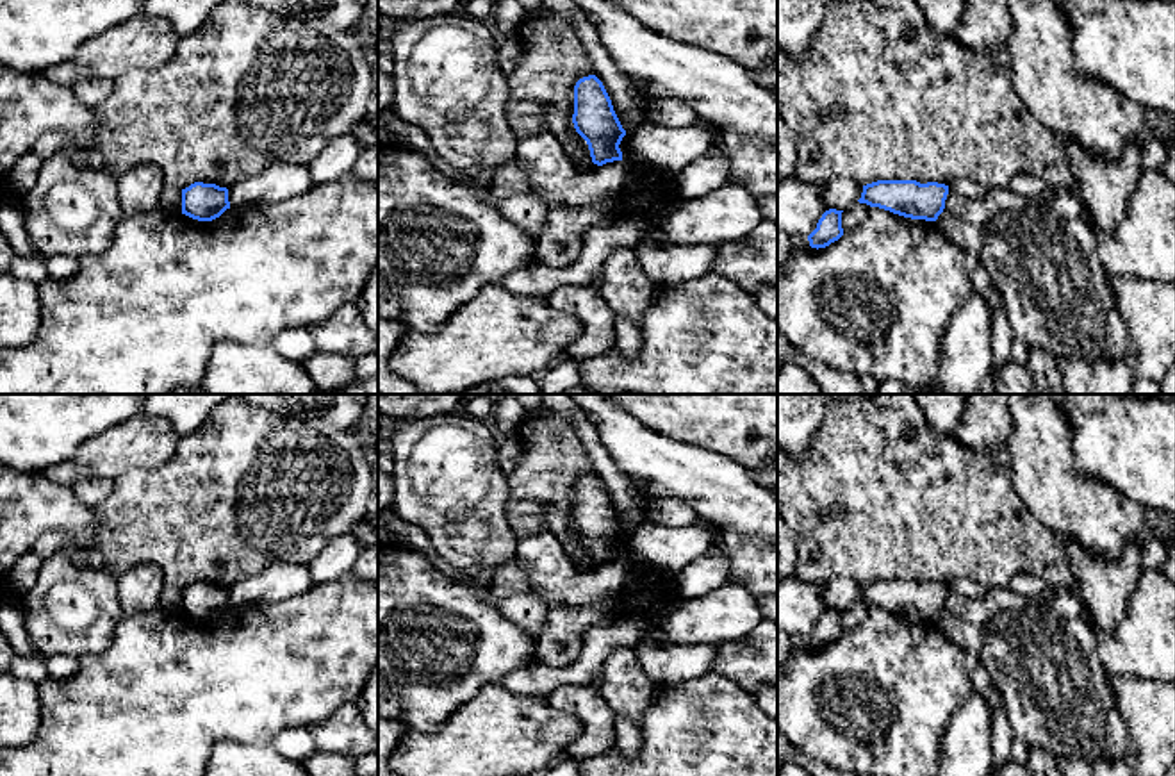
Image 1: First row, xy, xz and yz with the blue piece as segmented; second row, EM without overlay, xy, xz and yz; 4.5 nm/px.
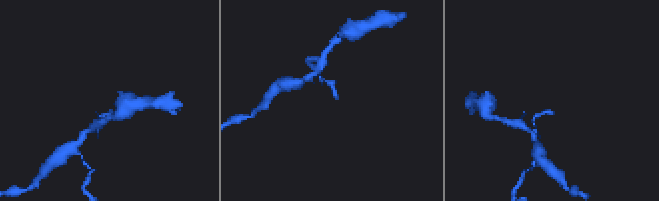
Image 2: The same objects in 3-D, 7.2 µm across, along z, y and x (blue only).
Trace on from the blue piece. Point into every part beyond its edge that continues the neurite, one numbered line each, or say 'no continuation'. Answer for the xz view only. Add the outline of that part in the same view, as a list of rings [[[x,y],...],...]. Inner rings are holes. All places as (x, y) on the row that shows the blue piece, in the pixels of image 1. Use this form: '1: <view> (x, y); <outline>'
no continuation

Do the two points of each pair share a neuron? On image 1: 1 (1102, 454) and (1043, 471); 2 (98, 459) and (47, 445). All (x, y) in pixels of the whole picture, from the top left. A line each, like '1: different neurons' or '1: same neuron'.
1: different neurons
2: different neurons

